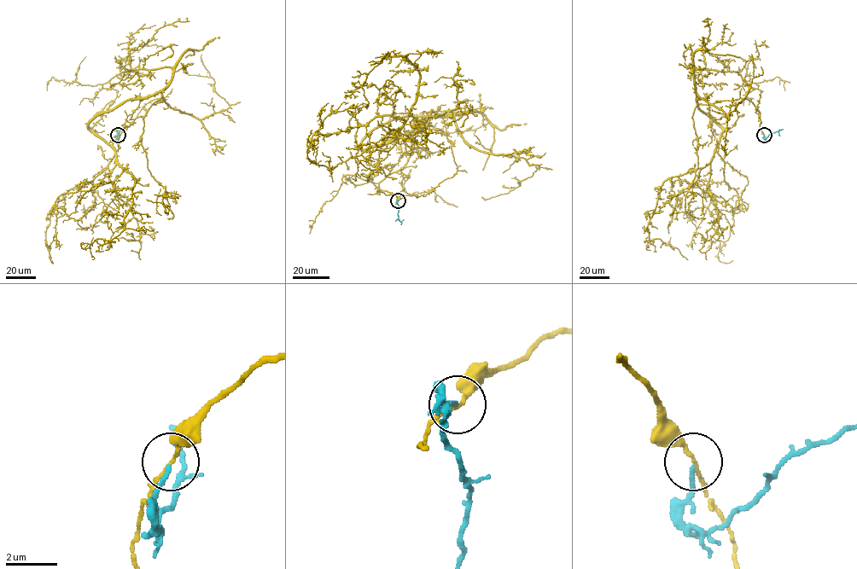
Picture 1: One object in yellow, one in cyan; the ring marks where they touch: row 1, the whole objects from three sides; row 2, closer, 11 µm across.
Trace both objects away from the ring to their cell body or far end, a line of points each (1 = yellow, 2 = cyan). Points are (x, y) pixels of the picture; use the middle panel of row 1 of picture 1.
1: (398, 200), (457, 171), (452, 117), (394, 119), (362, 148), (408, 116), (407, 55), (368, 73), (366, 105)
2: (398, 200), (398, 219), (401, 224)

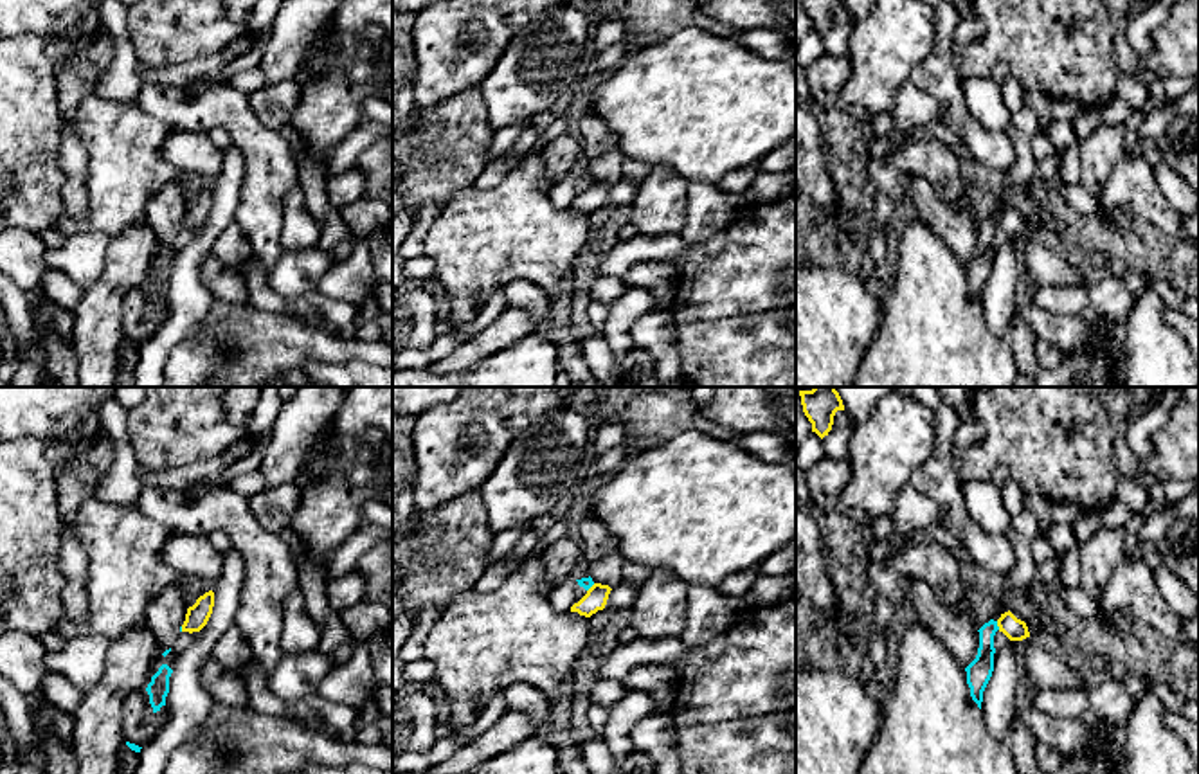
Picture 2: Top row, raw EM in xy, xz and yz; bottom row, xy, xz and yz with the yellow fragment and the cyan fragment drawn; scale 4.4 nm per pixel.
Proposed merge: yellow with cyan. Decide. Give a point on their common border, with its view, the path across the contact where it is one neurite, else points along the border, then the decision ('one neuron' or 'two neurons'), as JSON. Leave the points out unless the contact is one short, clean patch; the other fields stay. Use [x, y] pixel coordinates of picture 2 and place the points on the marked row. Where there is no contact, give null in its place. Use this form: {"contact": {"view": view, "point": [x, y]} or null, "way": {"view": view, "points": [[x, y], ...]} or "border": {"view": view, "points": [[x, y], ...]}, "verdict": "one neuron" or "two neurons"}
{"contact": {"view": "yz", "point": [998, 625]}, "verdict": "two neurons"}

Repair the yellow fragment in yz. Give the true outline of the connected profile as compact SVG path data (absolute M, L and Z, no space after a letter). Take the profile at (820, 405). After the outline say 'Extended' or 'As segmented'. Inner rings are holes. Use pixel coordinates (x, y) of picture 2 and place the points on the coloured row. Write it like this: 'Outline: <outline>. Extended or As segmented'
Outline: M814 387L799 391L803 412L812 423L812 432L821 439L828 436L837 410L844 410L843 400L835 387Z. As segmented

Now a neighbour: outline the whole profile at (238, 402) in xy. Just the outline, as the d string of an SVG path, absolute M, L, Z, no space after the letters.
M220 387L220 391L227 419L245 430L245 437L248 437L259 387Z

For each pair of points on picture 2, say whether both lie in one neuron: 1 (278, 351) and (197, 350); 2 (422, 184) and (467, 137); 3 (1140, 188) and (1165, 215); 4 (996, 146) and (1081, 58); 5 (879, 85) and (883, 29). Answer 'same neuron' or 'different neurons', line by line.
1: different neurons
2: same neuron
3: same neuron
4: different neurons
5: same neuron

